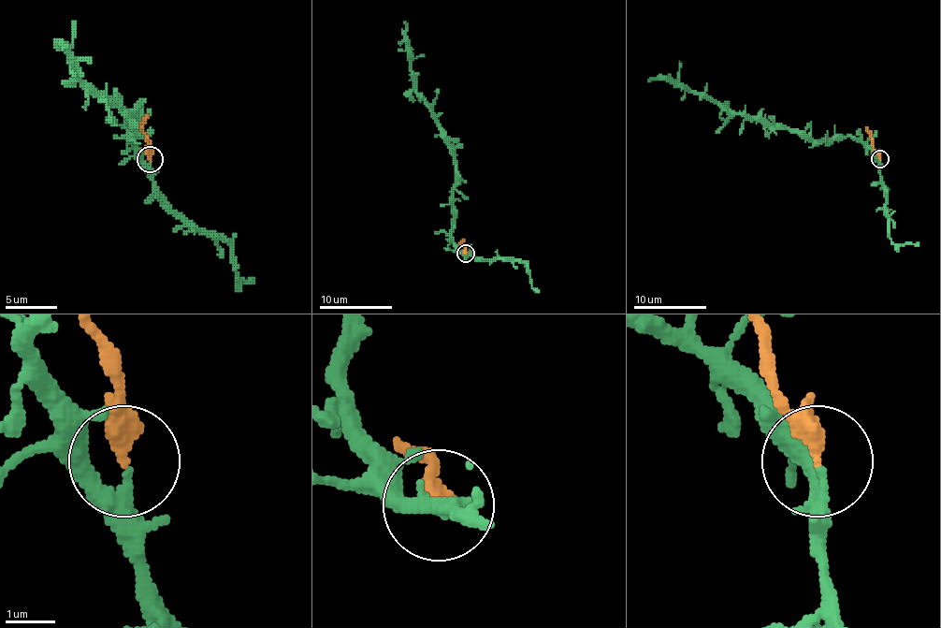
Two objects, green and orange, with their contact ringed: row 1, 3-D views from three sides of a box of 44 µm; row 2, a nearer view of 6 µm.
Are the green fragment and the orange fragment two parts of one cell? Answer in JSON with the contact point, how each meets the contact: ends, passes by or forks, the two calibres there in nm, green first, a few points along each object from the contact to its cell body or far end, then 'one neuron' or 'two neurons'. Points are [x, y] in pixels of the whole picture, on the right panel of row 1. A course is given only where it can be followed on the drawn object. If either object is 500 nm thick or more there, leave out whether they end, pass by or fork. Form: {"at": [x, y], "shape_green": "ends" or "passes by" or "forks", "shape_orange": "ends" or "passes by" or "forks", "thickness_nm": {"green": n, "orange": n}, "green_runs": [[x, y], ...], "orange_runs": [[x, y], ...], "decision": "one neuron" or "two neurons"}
{"at": [879, 158], "shape_green": "passes by", "shape_orange": "passes by", "thickness_nm": {"green": 200, "orange": 280}, "green_runs": [[880, 160], [849, 137], [805, 138], [731, 114], [717, 101], [683, 85], [648, 81]], "orange_runs": [[880, 158], [873, 147], [871, 133], [865, 127]], "decision": "two neurons"}

